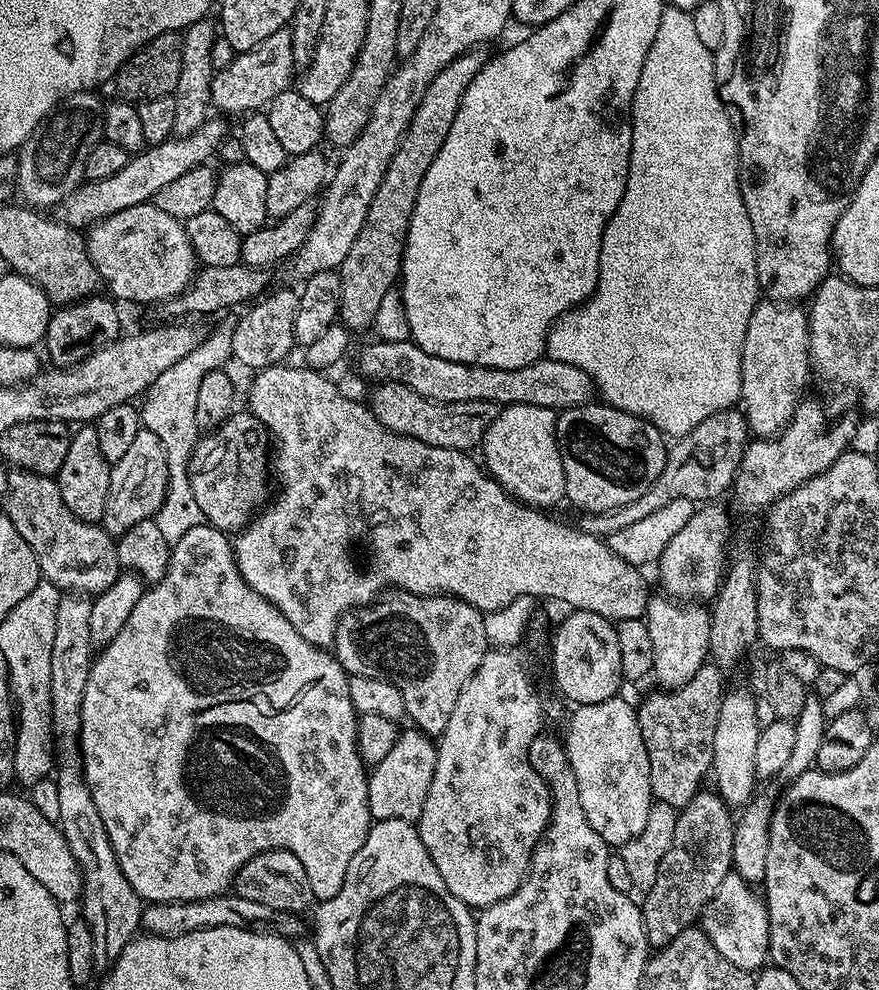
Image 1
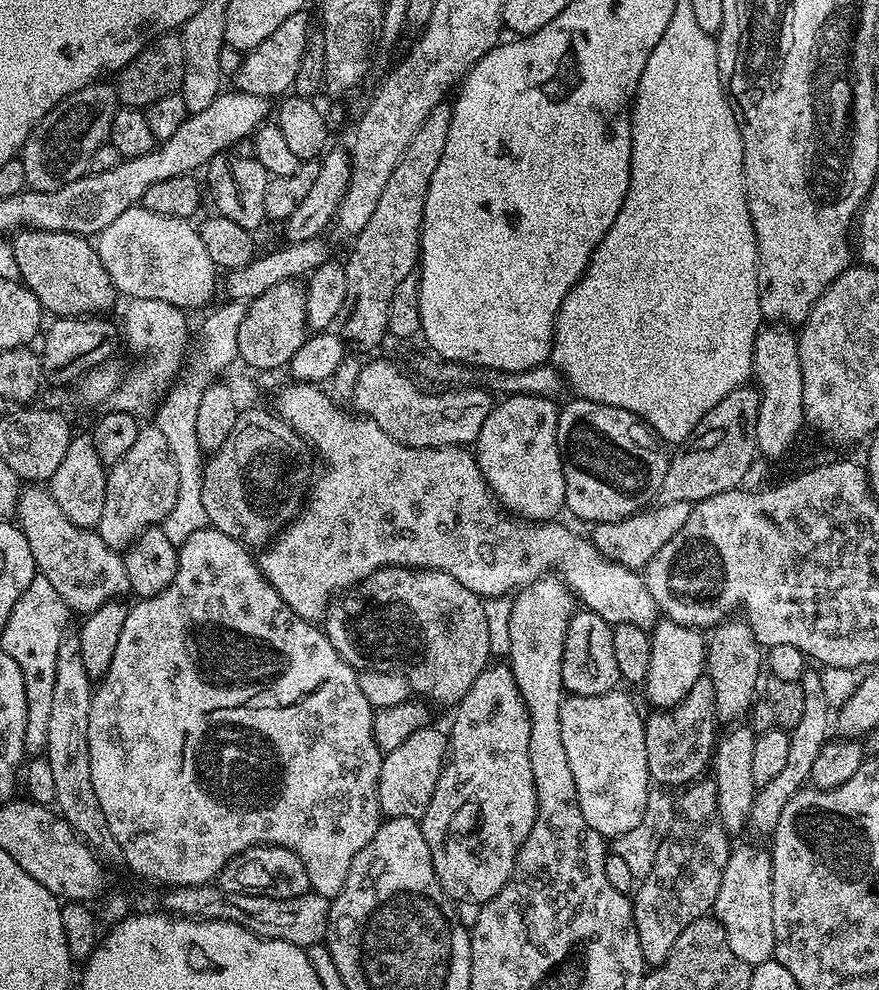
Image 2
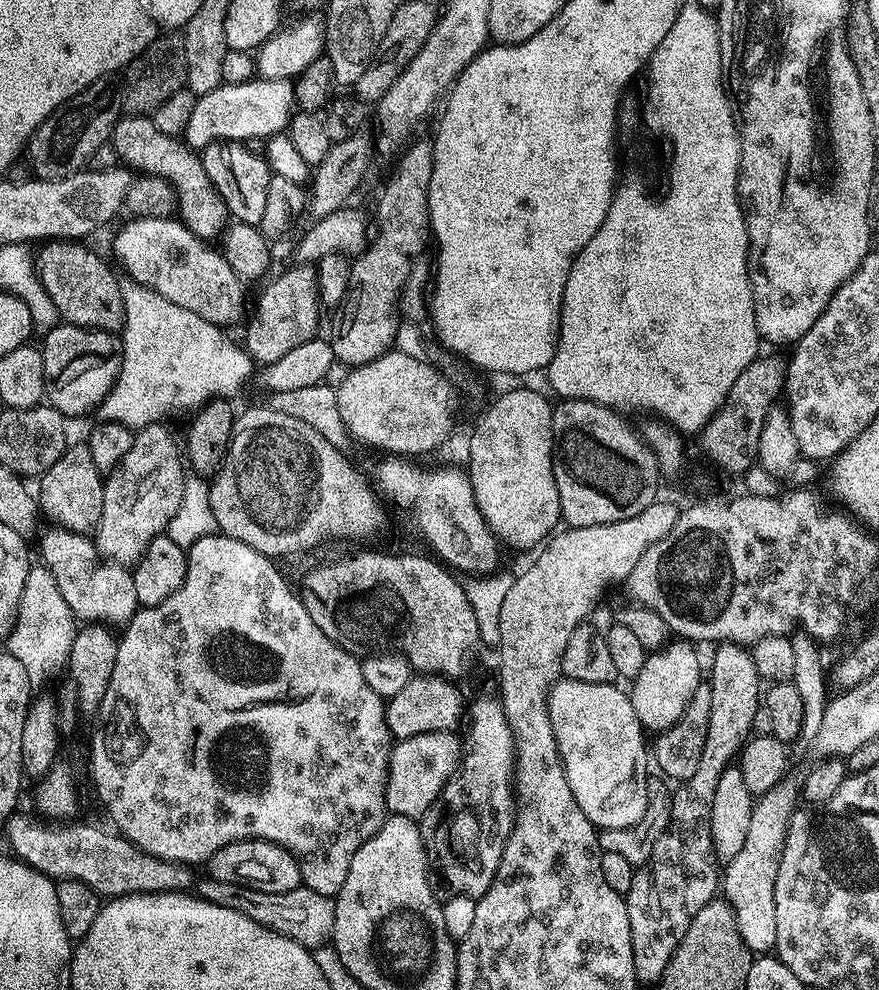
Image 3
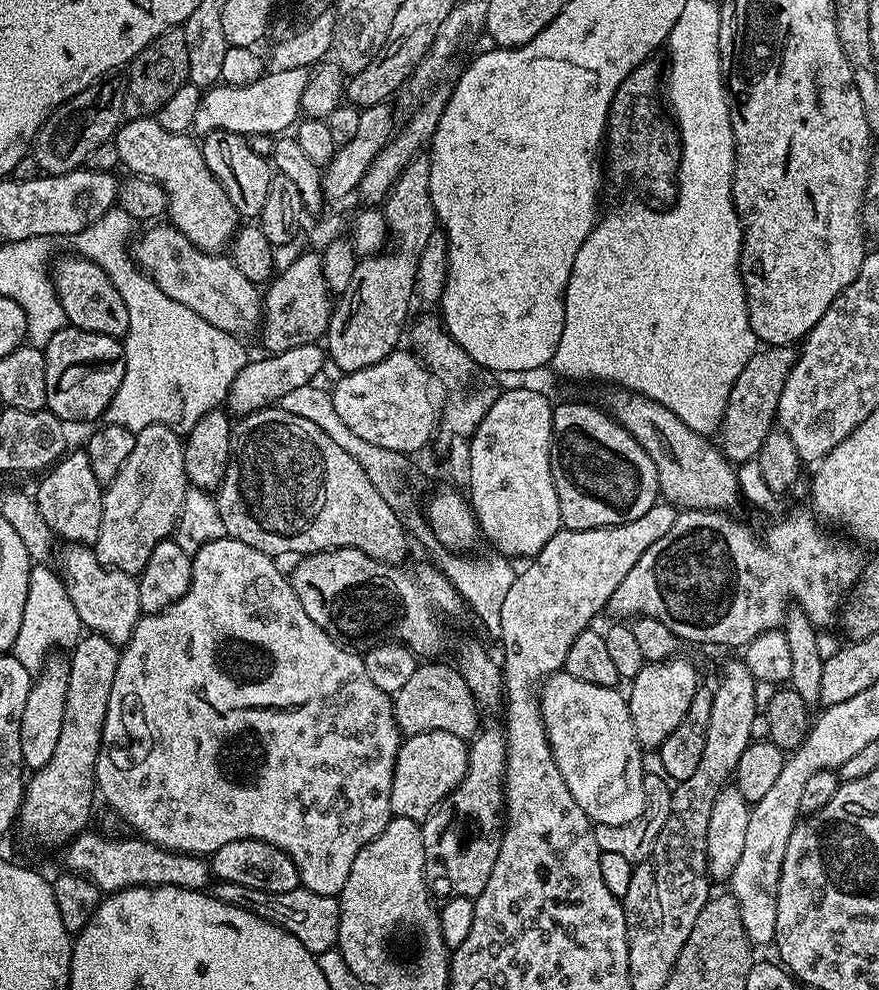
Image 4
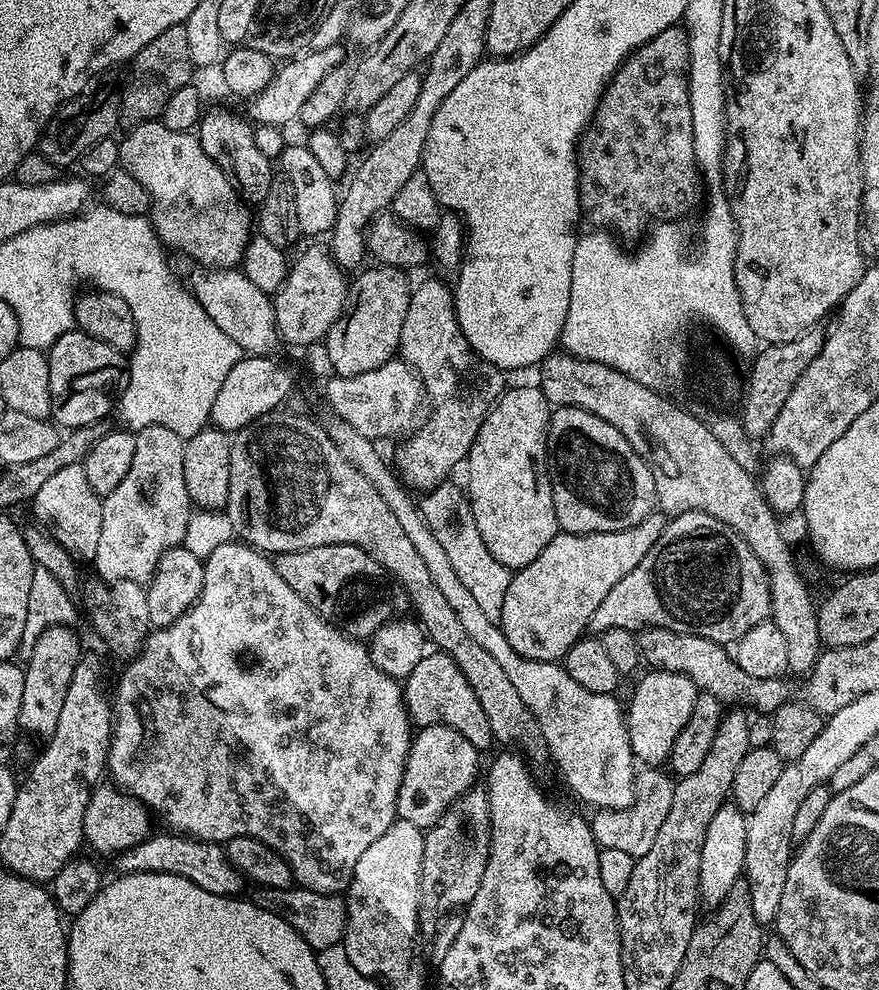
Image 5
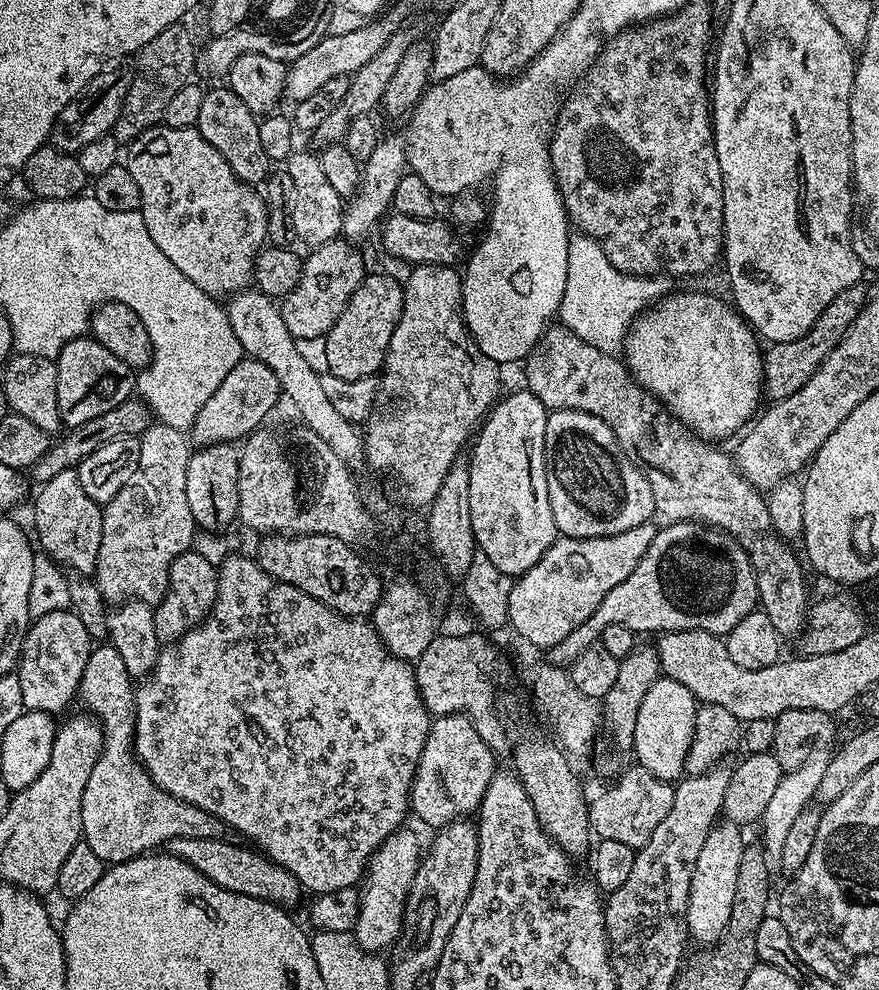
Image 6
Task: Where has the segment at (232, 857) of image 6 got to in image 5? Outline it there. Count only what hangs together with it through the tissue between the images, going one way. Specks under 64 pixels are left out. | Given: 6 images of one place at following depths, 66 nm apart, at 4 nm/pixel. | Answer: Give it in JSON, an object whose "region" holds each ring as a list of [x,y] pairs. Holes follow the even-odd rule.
{"region":[[[153,834],[138,846],[119,853],[115,857],[121,873],[126,872],[165,872],[178,874],[182,878],[190,878],[194,886],[202,886],[202,890],[210,890],[210,894],[219,896],[236,896],[239,888],[246,884],[244,875],[228,861],[228,853],[219,843],[211,840],[197,840],[187,834]]]}

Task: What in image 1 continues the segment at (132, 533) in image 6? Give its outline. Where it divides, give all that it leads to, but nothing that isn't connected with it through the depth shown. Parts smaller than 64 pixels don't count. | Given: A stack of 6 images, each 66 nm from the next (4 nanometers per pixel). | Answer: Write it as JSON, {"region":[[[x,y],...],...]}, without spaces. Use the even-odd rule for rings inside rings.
{"region":[[[141,426],[127,453],[112,465],[110,494],[106,494],[106,510],[102,521],[104,531],[113,538],[119,538],[126,530],[130,530],[130,526],[153,519],[166,498],[167,482],[166,450],[156,434]]]}

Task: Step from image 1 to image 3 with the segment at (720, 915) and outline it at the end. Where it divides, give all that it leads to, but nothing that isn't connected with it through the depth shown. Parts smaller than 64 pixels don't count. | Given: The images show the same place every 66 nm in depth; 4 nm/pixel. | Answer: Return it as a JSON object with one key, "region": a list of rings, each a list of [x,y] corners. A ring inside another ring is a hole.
{"region":[[[773,790],[759,797],[752,805],[750,830],[742,850],[727,861],[722,872],[722,896],[728,901],[738,926],[742,942],[754,954],[768,954],[776,947],[778,925],[774,919],[774,882],[778,882],[778,862],[786,840],[788,820],[792,817],[794,803],[785,790]]]}

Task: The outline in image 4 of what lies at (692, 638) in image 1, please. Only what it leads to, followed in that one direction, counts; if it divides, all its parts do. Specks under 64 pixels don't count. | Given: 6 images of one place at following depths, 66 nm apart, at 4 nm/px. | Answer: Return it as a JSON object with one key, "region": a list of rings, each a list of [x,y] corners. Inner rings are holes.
{"region":[[[680,659],[645,662],[642,670],[638,670],[638,674],[630,681],[629,688],[632,689],[627,689],[626,699],[641,749],[659,749],[660,744],[666,742],[666,738],[678,727],[678,722],[686,718],[690,702],[694,702],[698,687],[696,668],[690,661]]]}

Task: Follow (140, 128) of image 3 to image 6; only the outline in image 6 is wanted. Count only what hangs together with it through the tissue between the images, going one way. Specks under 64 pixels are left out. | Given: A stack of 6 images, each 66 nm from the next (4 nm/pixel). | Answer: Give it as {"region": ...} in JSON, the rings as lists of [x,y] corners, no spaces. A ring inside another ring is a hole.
{"region":[[[161,123],[157,127],[138,134],[138,138],[127,145],[126,167],[130,170],[134,182],[138,182],[140,191],[138,210],[146,222],[146,230],[150,230],[150,238],[154,238],[158,250],[162,250],[162,254],[166,254],[166,258],[170,258],[170,262],[174,262],[174,266],[178,266],[178,270],[182,270],[182,274],[186,274],[186,278],[190,278],[190,282],[194,282],[194,286],[198,286],[198,290],[202,290],[207,296],[231,298],[237,292],[245,291],[253,283],[256,255],[260,253],[261,248],[265,247],[268,238],[268,207],[264,204],[263,195],[253,185],[244,183],[236,175],[236,171],[228,165],[226,158],[222,158],[222,154],[218,154],[218,150],[214,150],[214,146],[210,146],[210,142],[206,142],[206,138],[202,138],[202,134],[196,127],[171,128],[169,124]]]}

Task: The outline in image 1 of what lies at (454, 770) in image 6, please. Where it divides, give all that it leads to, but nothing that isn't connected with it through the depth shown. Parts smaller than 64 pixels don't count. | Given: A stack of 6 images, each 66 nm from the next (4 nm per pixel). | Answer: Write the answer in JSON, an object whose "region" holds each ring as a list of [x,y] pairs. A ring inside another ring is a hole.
{"region":[[[415,726],[397,735],[394,746],[387,752],[386,758],[378,762],[368,778],[368,797],[370,814],[373,821],[407,820],[419,821],[422,806],[426,803],[426,794],[430,794],[430,782],[434,782],[437,741]]]}

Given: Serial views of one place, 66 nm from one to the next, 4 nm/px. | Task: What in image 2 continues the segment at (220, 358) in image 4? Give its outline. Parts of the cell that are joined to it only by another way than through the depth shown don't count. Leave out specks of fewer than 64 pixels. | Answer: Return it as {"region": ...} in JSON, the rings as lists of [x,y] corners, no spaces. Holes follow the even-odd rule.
{"region":[[[154,298],[129,299],[127,304],[128,309],[124,312],[124,324],[122,323],[123,339],[134,351],[141,352],[148,360],[137,366],[129,380],[127,377],[126,388],[128,384],[128,392],[124,392],[125,390],[117,391],[114,397],[114,408],[117,412],[125,412],[137,418],[151,417],[167,394],[173,380],[180,374],[181,365],[184,363],[186,353],[189,351],[188,320],[184,317],[187,315],[185,309],[175,308],[170,302],[158,302]]]}

